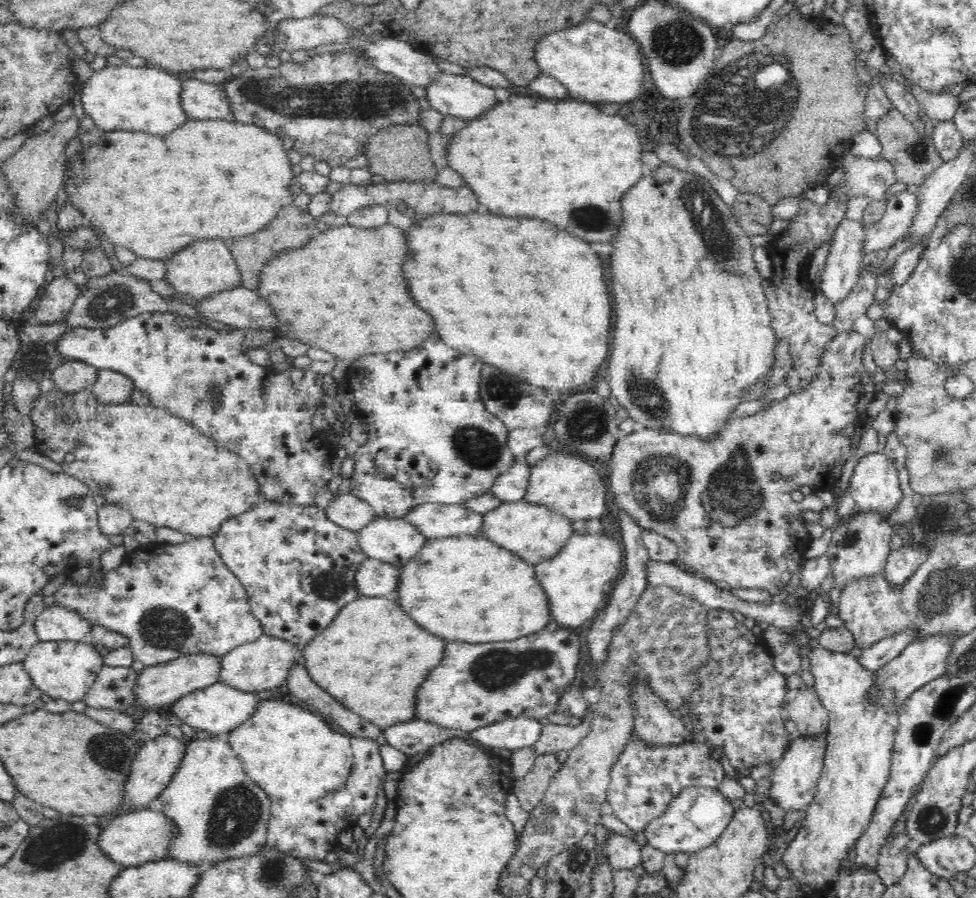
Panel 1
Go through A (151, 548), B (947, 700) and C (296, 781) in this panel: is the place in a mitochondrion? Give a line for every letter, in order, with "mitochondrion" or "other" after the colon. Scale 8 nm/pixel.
A: other
B: mitochondrion
C: other

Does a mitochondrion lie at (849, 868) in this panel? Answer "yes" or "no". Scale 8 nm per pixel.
no

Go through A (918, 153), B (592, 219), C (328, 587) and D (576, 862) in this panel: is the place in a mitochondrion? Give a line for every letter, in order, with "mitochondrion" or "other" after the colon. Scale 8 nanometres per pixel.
A: mitochondrion
B: mitochondrion
C: mitochondrion
D: mitochondrion

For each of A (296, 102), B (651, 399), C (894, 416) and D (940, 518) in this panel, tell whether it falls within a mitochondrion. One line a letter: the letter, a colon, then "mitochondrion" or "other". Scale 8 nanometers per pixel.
A: mitochondrion
B: mitochondrion
C: other
D: mitochondrion

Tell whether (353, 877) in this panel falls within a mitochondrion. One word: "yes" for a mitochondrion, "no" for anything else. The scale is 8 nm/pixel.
no

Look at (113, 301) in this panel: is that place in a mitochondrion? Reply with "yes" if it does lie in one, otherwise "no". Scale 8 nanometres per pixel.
yes

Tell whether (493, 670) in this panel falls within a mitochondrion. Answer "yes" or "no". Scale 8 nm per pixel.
yes

